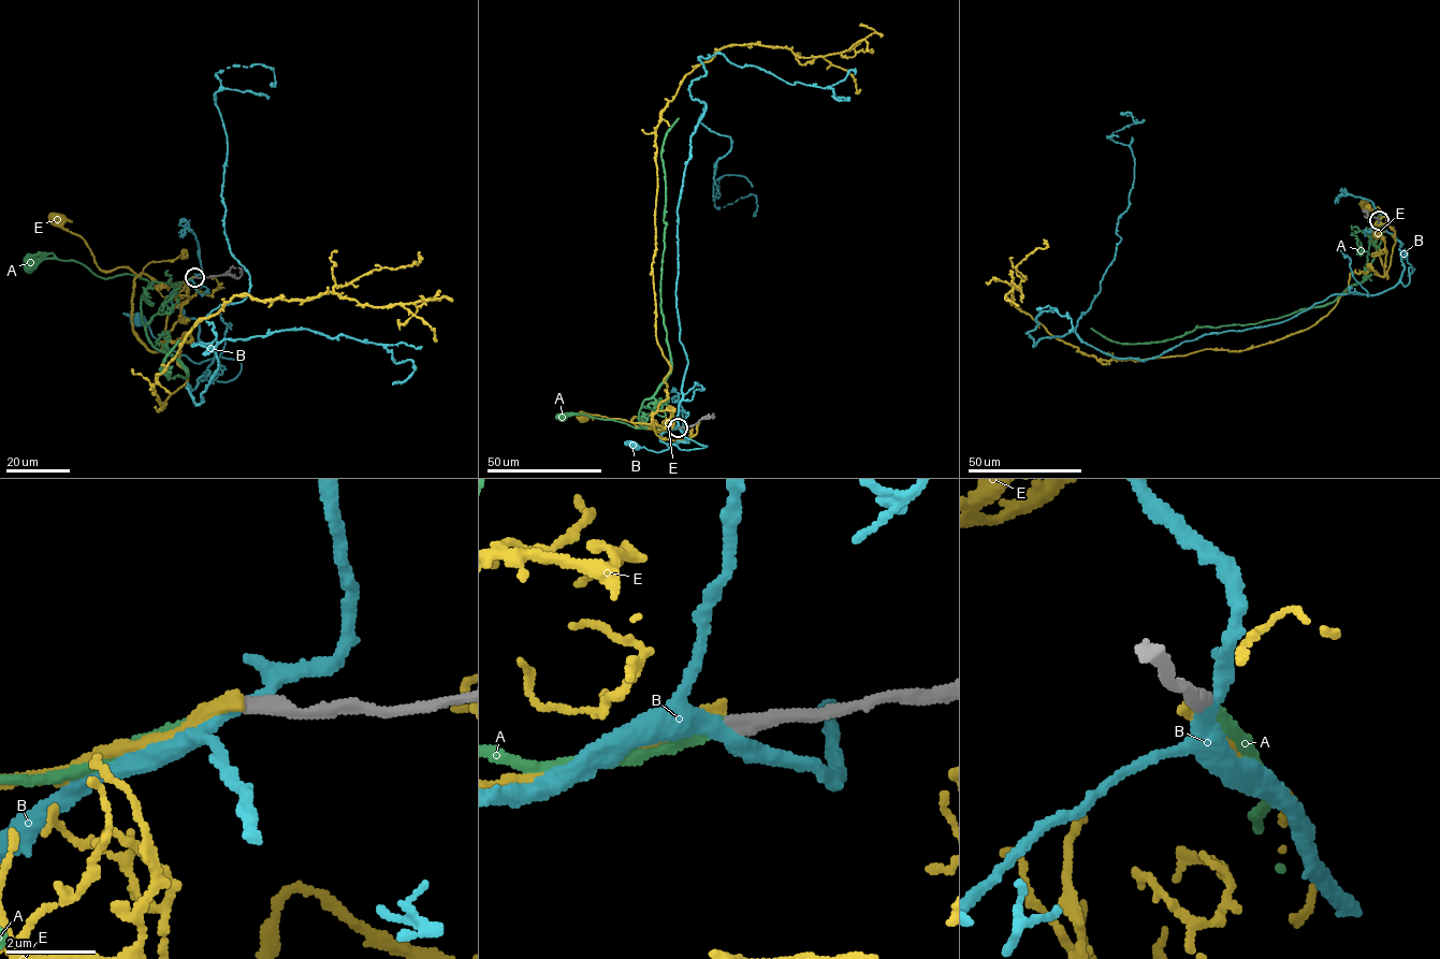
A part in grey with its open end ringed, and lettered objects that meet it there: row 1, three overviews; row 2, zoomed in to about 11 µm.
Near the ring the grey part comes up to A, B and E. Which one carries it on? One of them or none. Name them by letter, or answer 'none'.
A

